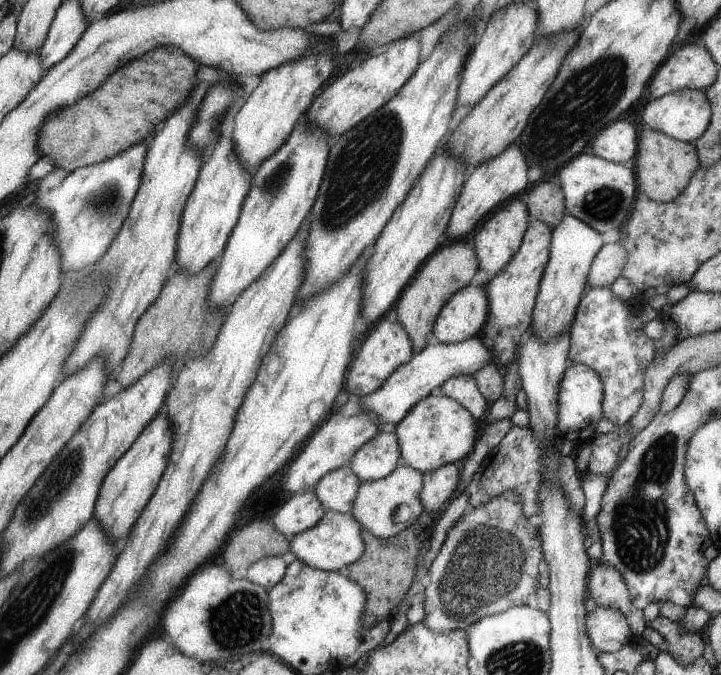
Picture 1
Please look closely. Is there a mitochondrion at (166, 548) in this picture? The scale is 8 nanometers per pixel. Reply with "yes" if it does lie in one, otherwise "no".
no

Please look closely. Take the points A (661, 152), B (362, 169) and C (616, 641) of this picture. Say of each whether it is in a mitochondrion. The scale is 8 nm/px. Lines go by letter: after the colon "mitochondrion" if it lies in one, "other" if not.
A: other
B: mitochondrion
C: other

